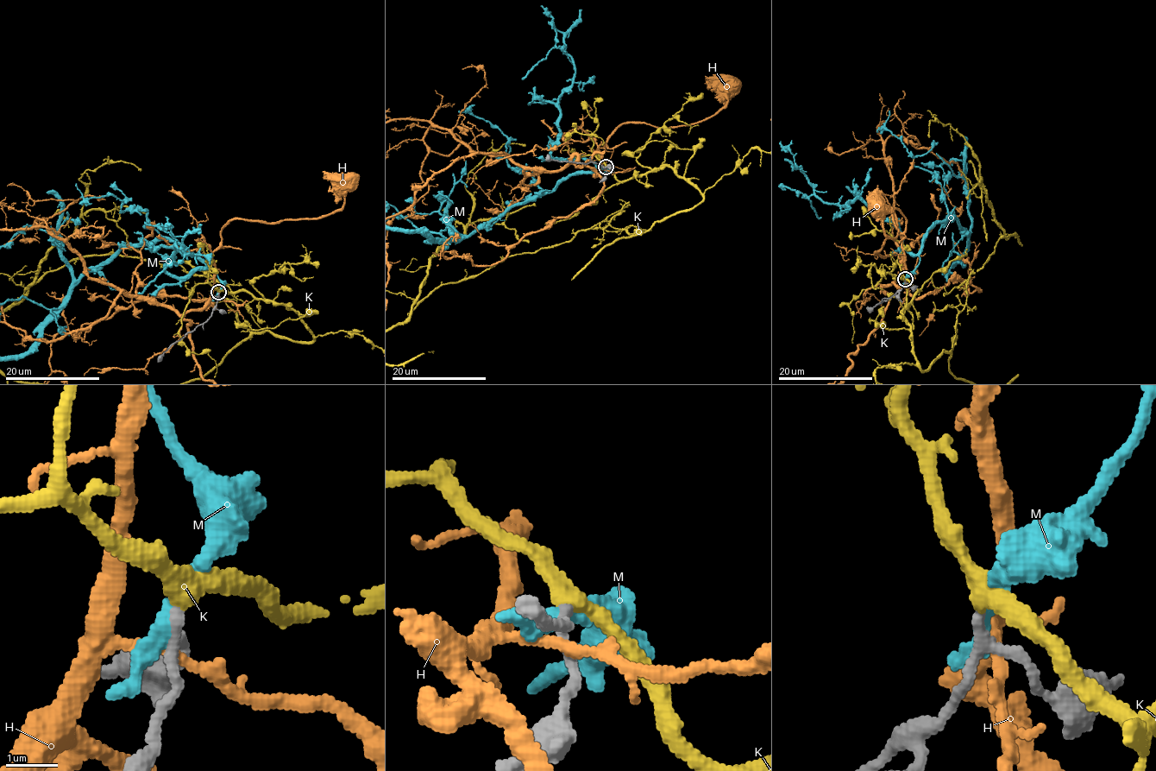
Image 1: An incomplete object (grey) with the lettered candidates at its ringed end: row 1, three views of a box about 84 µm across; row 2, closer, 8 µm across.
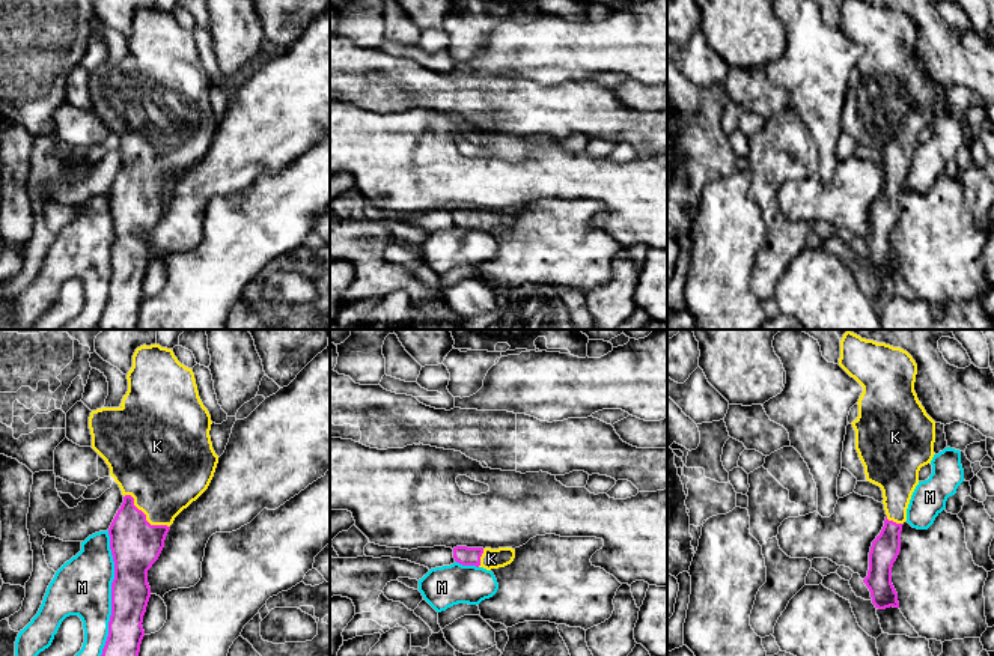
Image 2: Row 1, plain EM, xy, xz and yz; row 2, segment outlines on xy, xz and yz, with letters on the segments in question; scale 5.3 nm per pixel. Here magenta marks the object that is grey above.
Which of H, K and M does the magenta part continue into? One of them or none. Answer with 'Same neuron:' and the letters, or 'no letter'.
Same neuron: K

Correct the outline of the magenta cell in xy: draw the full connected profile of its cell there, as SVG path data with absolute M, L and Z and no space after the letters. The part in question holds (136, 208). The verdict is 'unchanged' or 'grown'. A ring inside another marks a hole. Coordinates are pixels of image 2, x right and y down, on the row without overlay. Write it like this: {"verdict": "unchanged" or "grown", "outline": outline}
{"verdict": "grown", "outline": "M157 6L137 11L127 42L128 54L120 69L101 71L92 74L89 80L92 111L105 123L110 138L123 158L123 166L108 191L114 224L111 278L108 299L96 330L137 330L140 307L145 299L142 286L151 260L148 233L158 223L175 181L208 152L218 126L209 99L211 78L199 60L194 36L178 24L172 12Z"}

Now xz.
{"verdict": "grown", "outline": "M453 211L453 221L462 229L476 229L486 233L499 232L511 227L515 221L515 212L512 211Z"}

